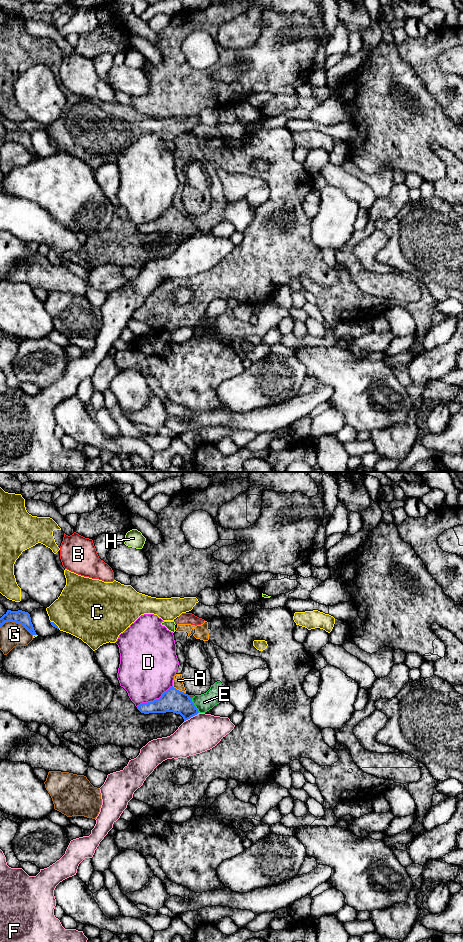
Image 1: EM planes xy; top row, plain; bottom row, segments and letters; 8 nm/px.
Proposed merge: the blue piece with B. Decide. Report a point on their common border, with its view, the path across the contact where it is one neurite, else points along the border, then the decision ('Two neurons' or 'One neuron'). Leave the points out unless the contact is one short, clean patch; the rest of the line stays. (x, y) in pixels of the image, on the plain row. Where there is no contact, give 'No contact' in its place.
Touches blue at xy (189, 217). Boundary: xy (188, 215), (191, 219). Two neurons

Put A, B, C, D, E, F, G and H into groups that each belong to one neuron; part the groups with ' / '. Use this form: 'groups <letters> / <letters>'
groups A B E / C / D / F / G / H

